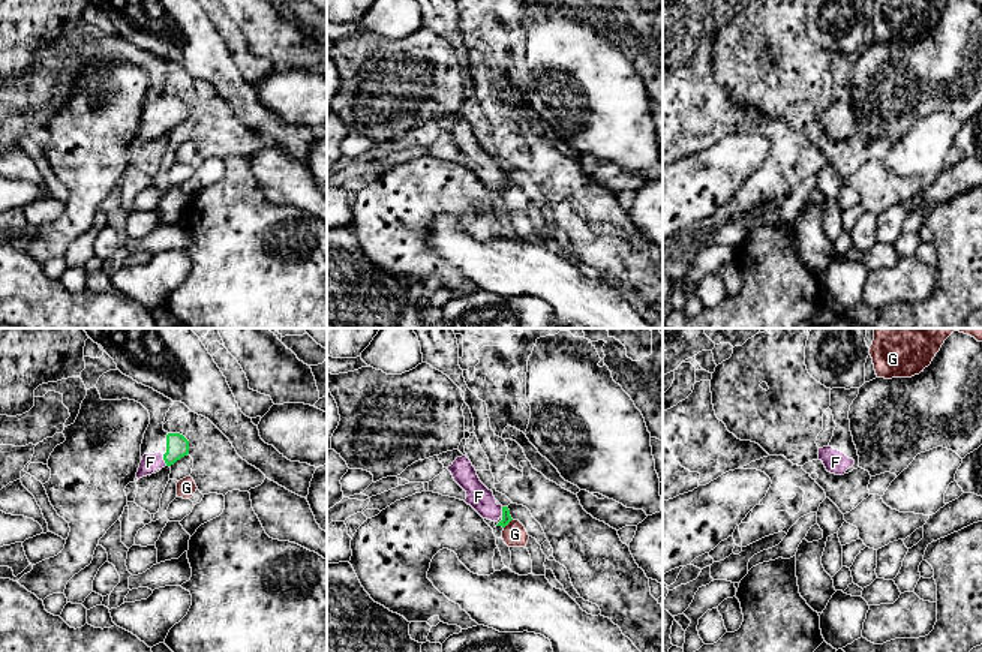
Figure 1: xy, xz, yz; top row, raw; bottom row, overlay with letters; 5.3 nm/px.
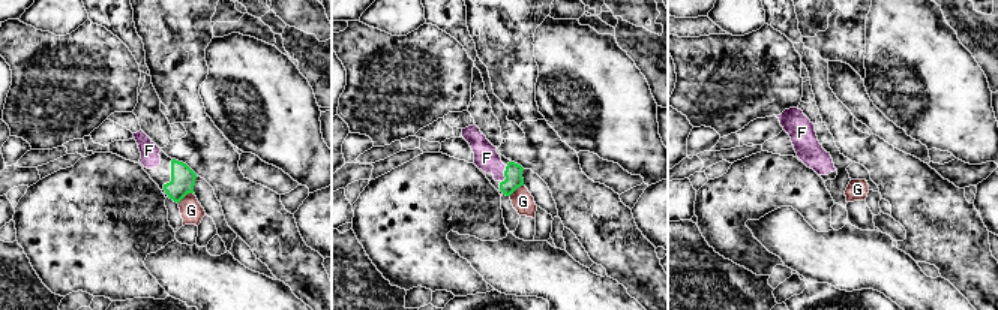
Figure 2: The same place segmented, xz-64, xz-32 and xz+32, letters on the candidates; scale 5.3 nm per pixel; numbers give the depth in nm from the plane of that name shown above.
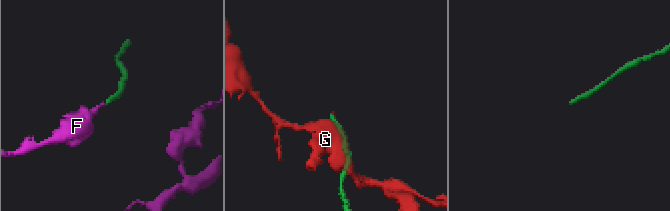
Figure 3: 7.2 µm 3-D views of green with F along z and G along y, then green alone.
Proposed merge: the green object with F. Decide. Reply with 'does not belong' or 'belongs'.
belongs

